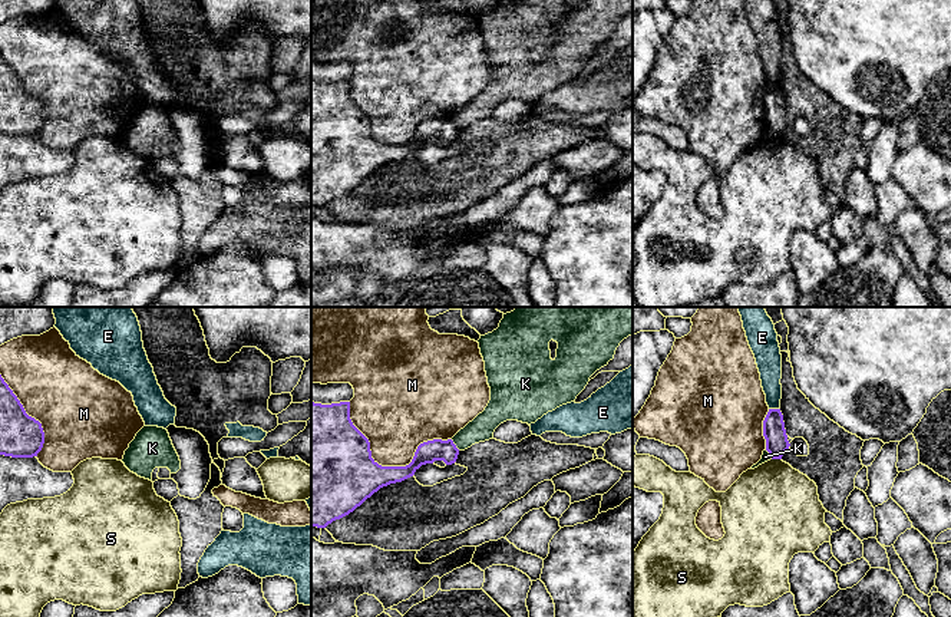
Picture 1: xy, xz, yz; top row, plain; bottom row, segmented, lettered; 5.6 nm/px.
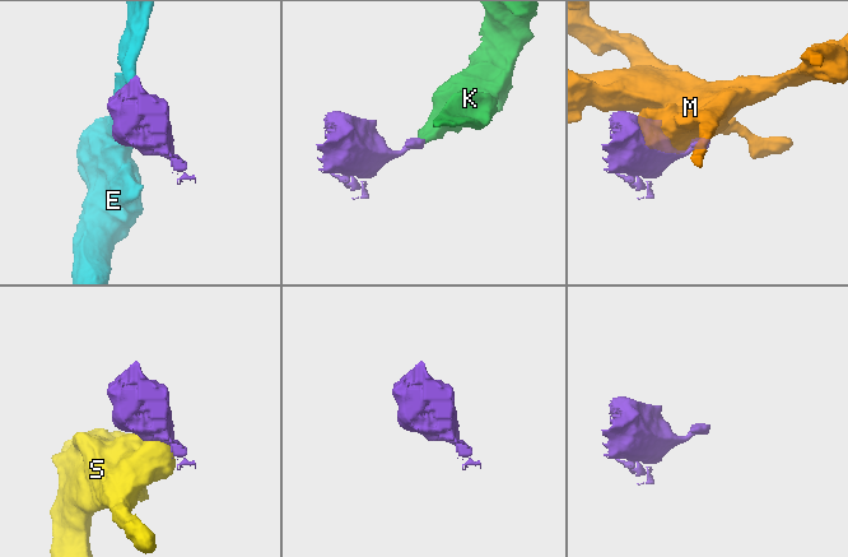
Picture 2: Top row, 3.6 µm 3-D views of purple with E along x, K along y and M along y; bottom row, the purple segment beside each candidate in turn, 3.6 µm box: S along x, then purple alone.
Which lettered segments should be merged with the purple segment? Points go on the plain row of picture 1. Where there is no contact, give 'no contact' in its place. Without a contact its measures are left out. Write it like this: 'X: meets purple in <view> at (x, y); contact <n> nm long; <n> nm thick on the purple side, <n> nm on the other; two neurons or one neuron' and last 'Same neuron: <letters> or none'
E: meets purple in yz at (773, 88); contact 60 nm long; 130 nm thick on the purple side, 140 nm on the other; two neurons
K: meets purple in xz at (455, 124); contact 80 nm long; 120 nm thick on the purple side, 140 nm on the other; two neurons
M: meets purple in xz at (388, 145); contact 600 nm long; 360 nm thick on the purple side, 360 nm on the other; two neurons
S: meets purple in yz at (776, 137); contact 60 nm long; 130 nm thick on the purple side, 440 nm on the other; two neurons
Same neuron: none

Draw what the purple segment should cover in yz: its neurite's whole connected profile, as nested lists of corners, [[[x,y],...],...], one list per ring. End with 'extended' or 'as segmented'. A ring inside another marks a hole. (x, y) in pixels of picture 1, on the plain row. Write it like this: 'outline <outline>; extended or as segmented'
outline [[[769,88],[763,99],[763,115],[766,118],[766,129],[772,138],[782,138],[790,122],[780,88]]]; as segmented

